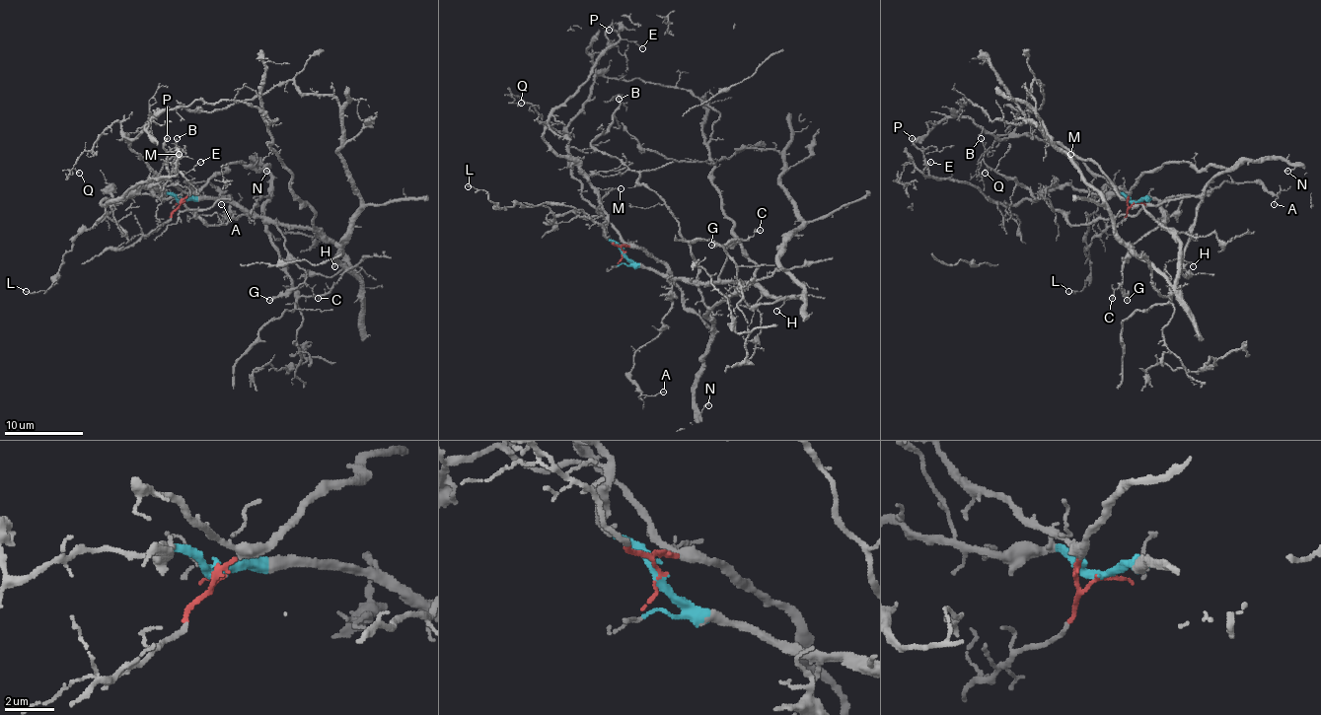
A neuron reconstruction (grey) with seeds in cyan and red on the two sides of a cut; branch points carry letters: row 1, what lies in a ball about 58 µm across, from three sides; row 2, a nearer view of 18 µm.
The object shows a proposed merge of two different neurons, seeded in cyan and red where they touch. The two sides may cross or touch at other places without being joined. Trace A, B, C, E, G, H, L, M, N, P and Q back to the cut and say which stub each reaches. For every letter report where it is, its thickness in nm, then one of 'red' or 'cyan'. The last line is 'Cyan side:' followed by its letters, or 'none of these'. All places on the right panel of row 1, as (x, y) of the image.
A: place (1274, 204); calibre 100 nm; cyan
B: place (981, 138); calibre 130 nm; red
C: place (1112, 298); calibre 100 nm; cyan
E: place (930, 162); calibre 120 nm; cyan
G: place (1127, 300); calibre 180 nm; cyan
H: place (1193, 266); calibre 100 nm; cyan
L: place (1068, 291); calibre 80 nm; cyan
M: place (1070, 154); calibre 130 nm; cyan
N: place (1287, 171); calibre 140 nm; red
P: place (912, 138); calibre 240 nm; cyan
Q: place (985, 173); calibre 130 nm; red
Cyan side: A, C, E, G, H, L, M, P

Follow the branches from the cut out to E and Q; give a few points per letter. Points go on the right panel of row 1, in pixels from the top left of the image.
E: (1135, 202), (1125, 194), (1053, 184), (1021, 202), (995, 204), (976, 186), (926, 177), (920, 171), (930, 162)
Q: (1135, 202), (1129, 206), (1127, 194), (1057, 146), (1019, 136), (1015, 122), (980, 158), (976, 173), (986, 173)

